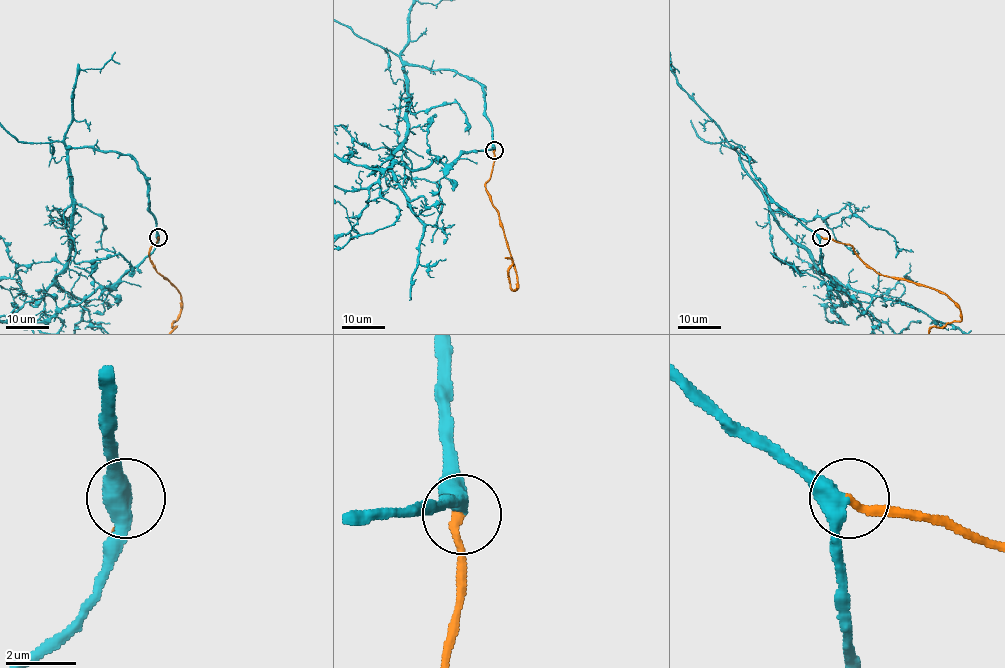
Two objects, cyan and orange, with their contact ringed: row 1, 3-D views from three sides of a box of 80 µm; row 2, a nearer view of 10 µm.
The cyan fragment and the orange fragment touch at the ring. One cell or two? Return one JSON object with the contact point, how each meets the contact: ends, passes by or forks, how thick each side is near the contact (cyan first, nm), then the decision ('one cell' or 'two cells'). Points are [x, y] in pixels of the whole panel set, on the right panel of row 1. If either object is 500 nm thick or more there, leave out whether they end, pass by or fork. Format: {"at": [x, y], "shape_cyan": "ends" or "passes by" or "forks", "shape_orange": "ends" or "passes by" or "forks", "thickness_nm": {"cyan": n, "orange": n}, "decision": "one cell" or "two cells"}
{"at": [821, 237], "shape_cyan": "passes by", "shape_orange": "ends", "thickness_nm": {"cyan": 480, "orange": 240}, "decision": "one cell"}

